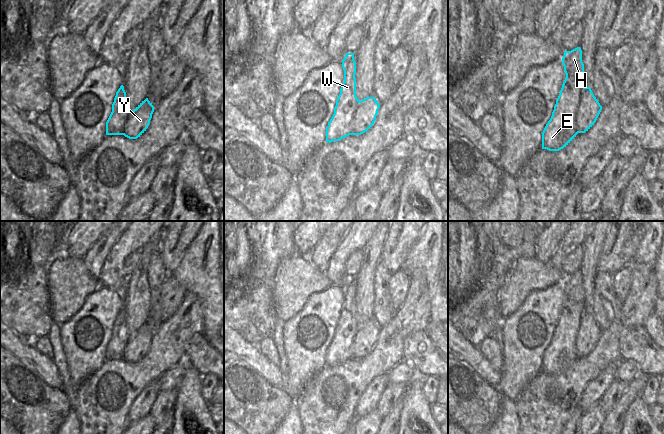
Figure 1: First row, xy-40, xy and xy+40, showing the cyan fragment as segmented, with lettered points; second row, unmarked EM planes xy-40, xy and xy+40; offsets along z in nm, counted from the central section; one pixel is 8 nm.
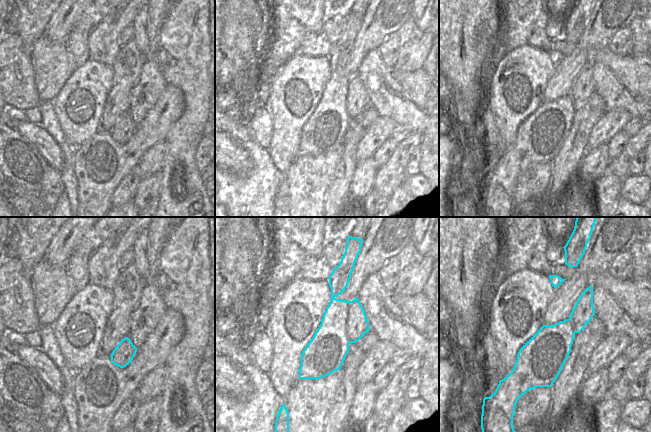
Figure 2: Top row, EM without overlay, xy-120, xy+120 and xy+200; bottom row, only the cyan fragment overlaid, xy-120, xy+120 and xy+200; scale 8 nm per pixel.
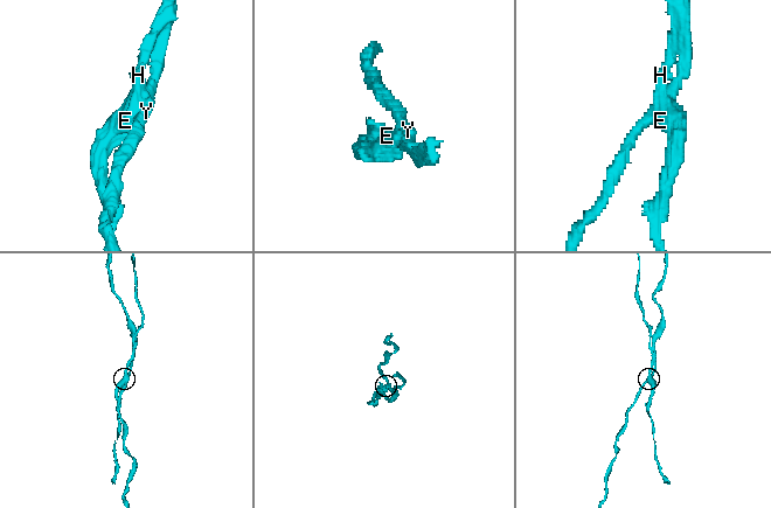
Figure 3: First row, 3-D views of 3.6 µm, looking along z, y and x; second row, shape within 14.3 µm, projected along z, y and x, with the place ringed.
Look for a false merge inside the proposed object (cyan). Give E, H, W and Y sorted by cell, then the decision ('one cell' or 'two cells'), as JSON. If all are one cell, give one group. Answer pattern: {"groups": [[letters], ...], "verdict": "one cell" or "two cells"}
{"groups": [["E", "H", "W"], ["Y"]], "verdict": "two cells"}

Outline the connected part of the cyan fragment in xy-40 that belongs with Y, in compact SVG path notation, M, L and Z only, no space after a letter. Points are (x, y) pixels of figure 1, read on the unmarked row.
M146 322L130 338L128 346L124 352L124 360L129 363L137 363L148 352L154 330Z

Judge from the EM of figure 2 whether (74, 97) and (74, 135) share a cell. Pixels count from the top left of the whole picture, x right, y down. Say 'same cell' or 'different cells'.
same cell

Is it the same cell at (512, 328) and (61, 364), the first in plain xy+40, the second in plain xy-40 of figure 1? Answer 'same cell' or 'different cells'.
different cells

